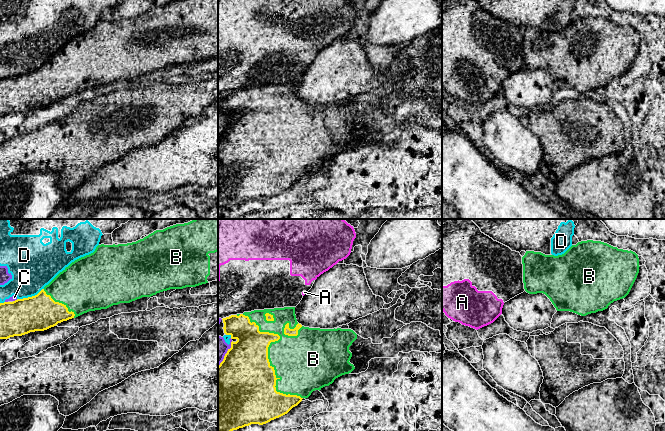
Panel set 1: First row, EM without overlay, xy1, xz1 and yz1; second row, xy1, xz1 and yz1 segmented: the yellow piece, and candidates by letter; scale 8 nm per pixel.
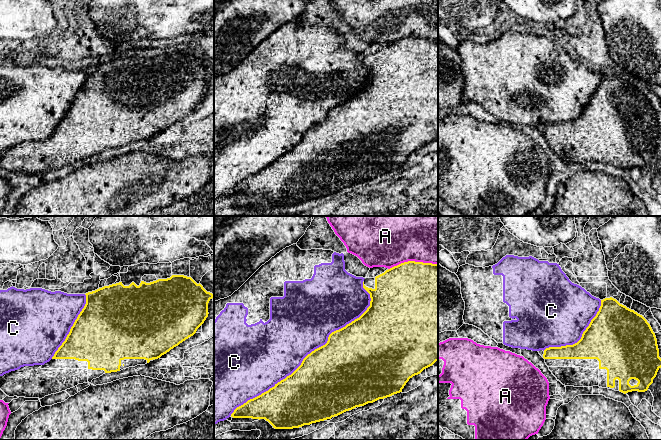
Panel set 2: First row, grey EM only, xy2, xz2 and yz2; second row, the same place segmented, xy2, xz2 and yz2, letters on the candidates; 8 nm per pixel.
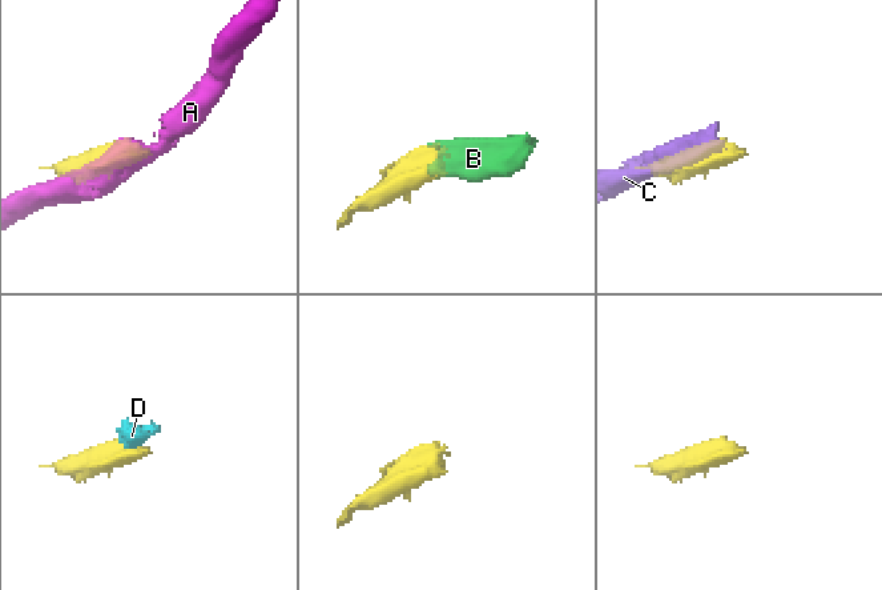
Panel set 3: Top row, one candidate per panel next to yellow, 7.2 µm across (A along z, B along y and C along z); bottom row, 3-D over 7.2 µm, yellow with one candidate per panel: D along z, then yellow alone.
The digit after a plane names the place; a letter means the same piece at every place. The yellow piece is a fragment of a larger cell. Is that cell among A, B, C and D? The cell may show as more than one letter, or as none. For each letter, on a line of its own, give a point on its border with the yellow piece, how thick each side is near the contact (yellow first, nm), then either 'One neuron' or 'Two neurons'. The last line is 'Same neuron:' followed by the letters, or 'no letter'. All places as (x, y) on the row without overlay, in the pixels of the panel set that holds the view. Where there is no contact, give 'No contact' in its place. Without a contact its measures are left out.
A: Touches yellow at xz2 (412, 37). Thickness 500 nm (yellow) against 360 nm. Two neurons
B: Touches yellow at xz1 (267, 129). Thickness 440 nm (yellow) against 400 nm. One neuron
C: Touches yellow at xz2 (312, 127). Thickness 500 nm (yellow) against 480 nm. Two neurons
D: Touches yellow at xy1 (30, 73). Thickness 280 nm (yellow) against 360 nm. Two neurons
Same neuron: B

